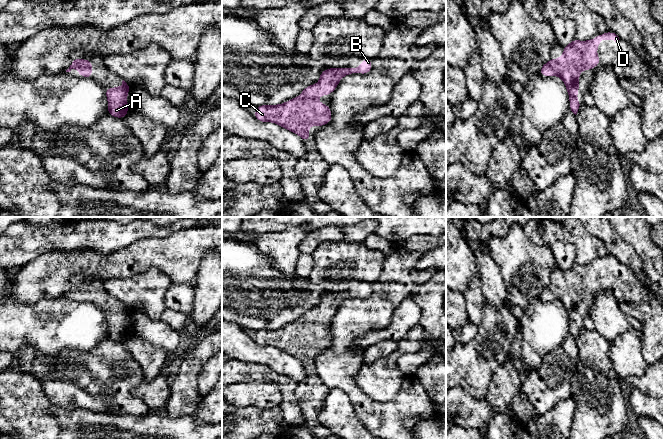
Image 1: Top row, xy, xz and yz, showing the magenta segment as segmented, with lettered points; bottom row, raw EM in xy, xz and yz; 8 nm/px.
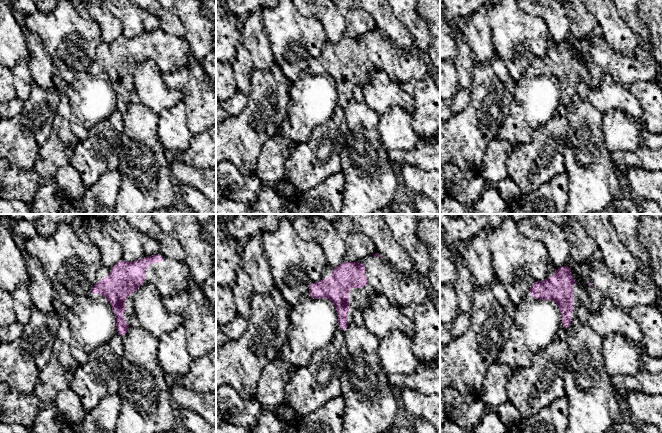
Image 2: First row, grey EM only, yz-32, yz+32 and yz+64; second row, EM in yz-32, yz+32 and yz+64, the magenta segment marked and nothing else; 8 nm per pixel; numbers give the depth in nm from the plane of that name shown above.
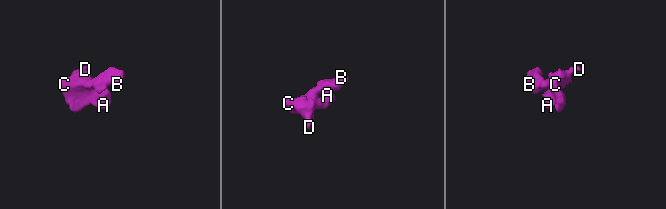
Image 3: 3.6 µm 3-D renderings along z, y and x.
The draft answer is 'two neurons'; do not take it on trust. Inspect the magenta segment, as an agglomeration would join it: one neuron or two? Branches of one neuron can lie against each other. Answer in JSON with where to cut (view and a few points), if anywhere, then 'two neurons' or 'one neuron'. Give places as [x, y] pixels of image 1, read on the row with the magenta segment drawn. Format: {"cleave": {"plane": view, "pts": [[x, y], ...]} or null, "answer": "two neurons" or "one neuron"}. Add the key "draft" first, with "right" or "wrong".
{"draft": "wrong", "cleave": null, "answer": "one neuron"}

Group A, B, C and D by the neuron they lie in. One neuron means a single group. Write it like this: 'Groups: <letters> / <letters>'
Groups: A B C D

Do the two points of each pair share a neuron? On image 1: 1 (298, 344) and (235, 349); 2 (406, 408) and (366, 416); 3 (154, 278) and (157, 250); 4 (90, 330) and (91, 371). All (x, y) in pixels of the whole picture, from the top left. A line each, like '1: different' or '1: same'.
1: different
2: same
3: different
4: different

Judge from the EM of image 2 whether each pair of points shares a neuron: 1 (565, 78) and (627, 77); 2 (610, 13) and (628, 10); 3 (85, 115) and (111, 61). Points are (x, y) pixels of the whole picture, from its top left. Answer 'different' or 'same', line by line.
1: same
2: different
3: different

